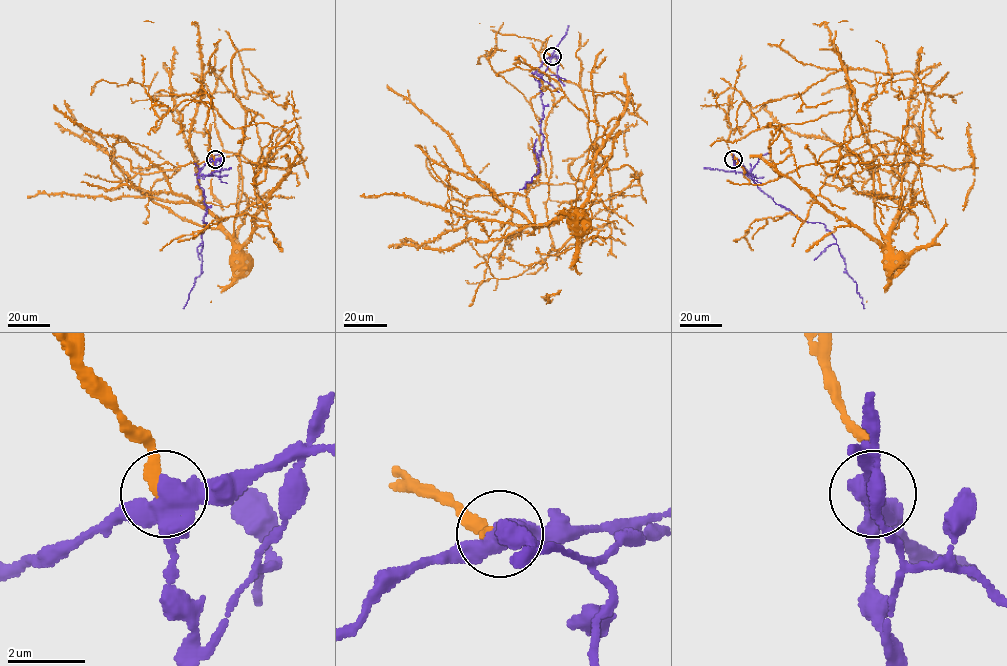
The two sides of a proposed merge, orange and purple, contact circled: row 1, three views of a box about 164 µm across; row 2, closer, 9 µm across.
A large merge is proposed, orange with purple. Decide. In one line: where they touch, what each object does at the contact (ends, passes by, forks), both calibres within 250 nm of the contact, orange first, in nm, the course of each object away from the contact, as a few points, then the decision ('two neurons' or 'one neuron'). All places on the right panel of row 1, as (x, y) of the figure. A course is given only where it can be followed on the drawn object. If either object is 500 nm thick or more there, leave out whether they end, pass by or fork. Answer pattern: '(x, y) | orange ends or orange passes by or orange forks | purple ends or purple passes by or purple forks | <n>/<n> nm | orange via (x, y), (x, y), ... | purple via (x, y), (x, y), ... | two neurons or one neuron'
(733, 159) | orange ends | purple forks | 280/440 nm | orange via (733, 159), (731, 123), (716, 98), (730, 88), (760, 128), (853, 110), (874, 157), (875, 222), (885, 250) | purple via (733, 159), (776, 204), (803, 220), (825, 225), (844, 259), (846, 273), (856, 284), (863, 308) | two neurons

